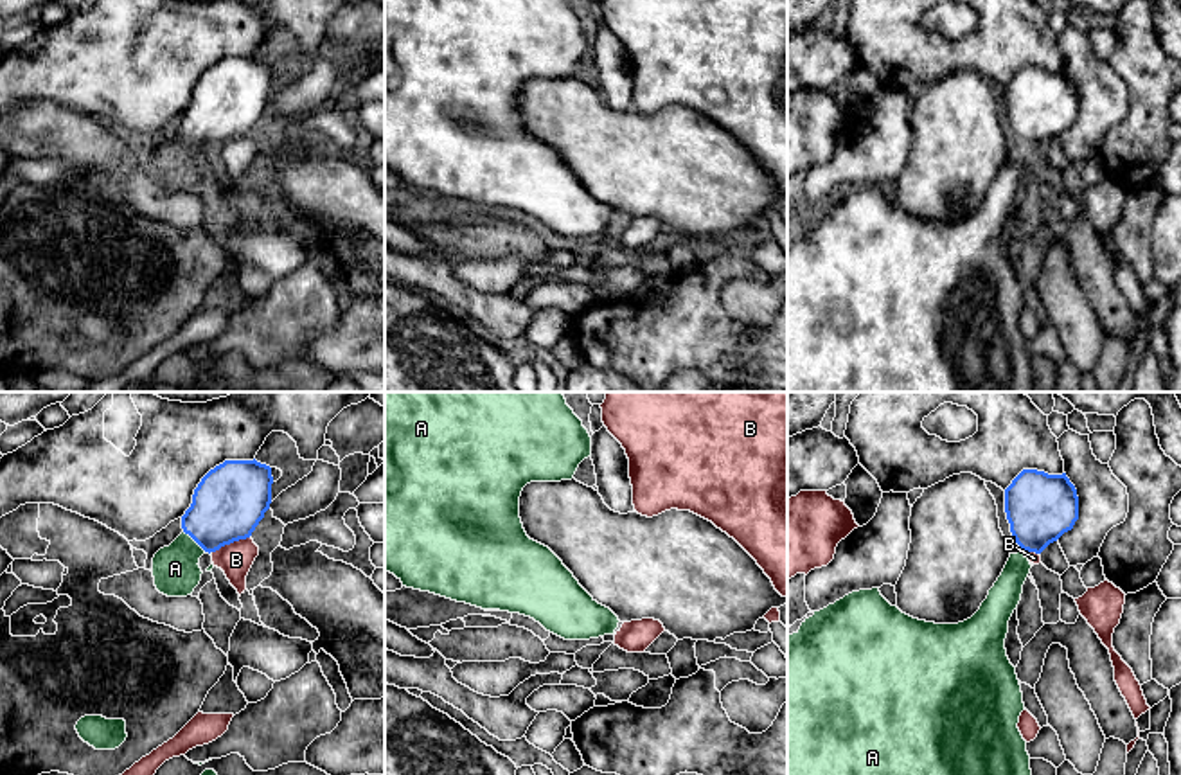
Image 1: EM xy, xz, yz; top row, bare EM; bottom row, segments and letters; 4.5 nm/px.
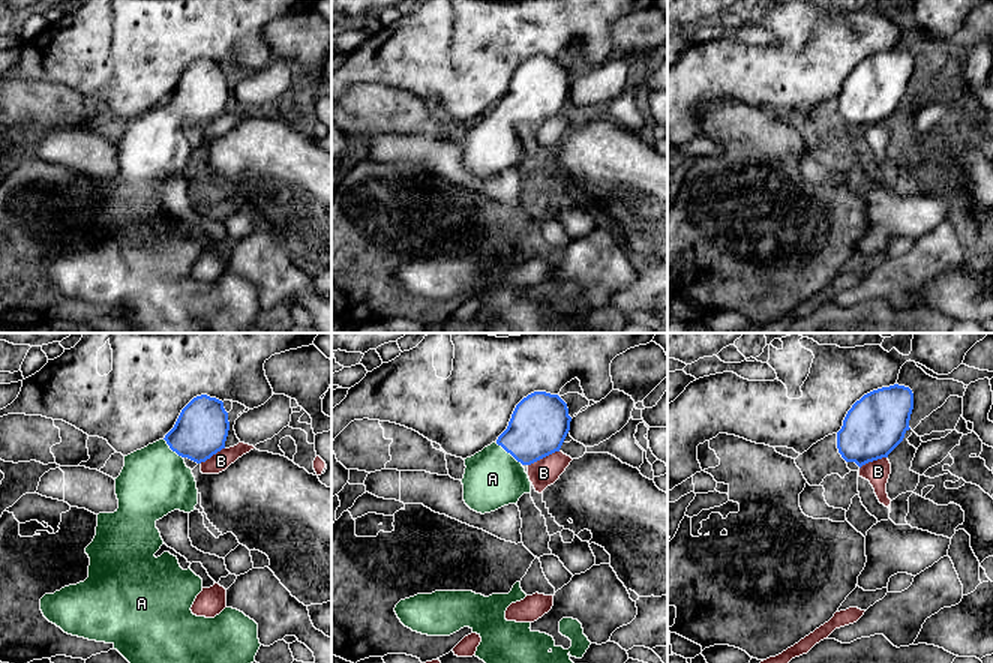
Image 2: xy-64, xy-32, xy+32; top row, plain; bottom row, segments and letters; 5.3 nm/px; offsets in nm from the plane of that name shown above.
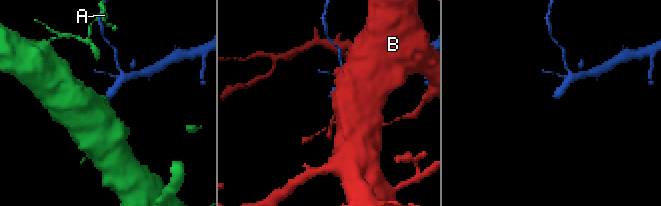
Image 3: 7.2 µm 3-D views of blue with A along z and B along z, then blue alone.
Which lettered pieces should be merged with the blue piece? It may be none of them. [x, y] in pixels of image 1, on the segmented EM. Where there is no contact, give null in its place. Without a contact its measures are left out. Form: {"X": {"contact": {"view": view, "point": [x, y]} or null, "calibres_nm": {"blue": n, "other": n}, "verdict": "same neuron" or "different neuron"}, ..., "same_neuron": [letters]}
{"A": {"contact": {"view": "xy", "point": [195, 540]}, "calibres_nm": {"blue": 320, "other": 200}, "verdict": "same neuron"}, "B": {"contact": {"view": "xy", "point": [230, 542]}, "calibres_nm": {"blue": 320, "other": 150}, "verdict": "different neuron"}, "same_neuron": ["A"]}

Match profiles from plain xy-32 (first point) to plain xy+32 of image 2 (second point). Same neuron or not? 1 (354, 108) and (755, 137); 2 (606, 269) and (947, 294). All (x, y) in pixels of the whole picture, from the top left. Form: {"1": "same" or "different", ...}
{"1": "same", "2": "different"}

